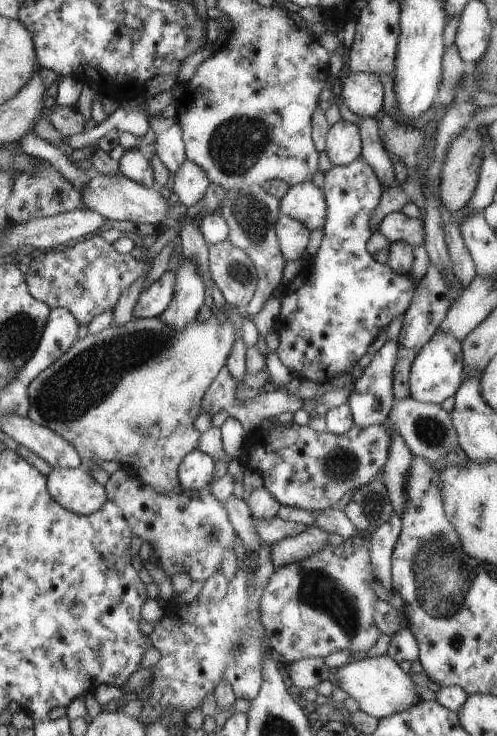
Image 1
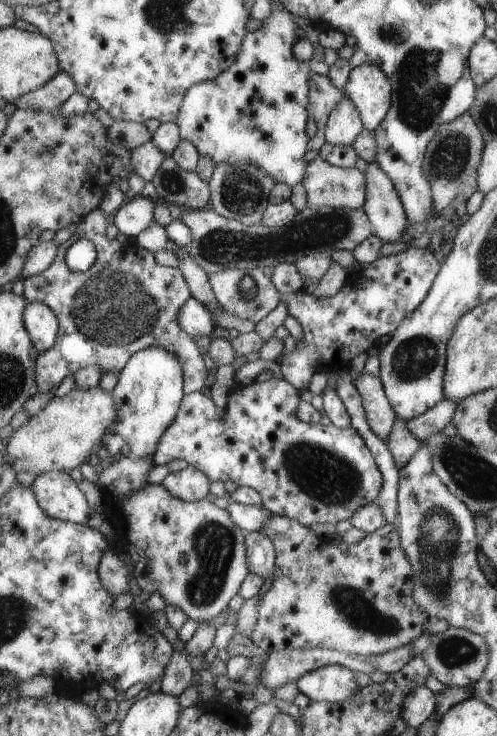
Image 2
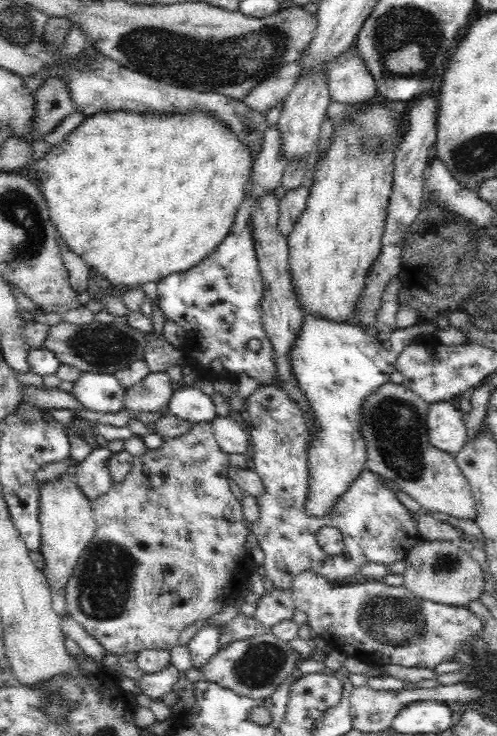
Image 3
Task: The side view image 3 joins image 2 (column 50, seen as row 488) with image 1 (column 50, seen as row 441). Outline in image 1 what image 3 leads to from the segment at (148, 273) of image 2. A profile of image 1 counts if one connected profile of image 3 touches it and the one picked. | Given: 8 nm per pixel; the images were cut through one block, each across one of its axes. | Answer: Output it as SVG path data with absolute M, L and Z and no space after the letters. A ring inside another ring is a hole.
M92 234L78 239L73 246L47 252L35 253L28 259L29 270L26 280L31 295L39 301L45 302L52 310L56 307L66 309L77 320L79 325L87 325L93 317L107 308L113 308L123 291L127 290L135 280L145 276L150 268L150 262L133 259L129 254L117 254L111 244L107 244L99 235Z

